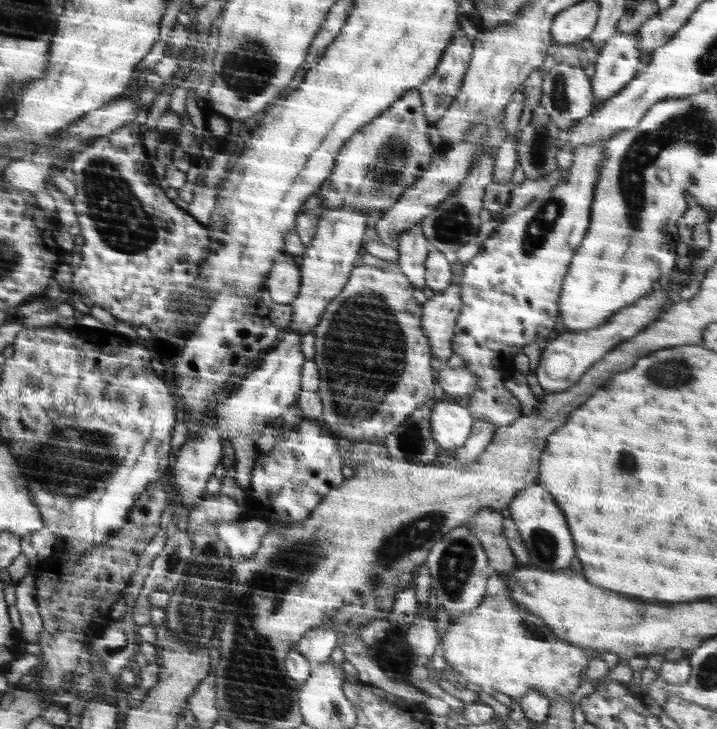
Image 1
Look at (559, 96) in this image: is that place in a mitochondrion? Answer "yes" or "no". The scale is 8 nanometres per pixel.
yes

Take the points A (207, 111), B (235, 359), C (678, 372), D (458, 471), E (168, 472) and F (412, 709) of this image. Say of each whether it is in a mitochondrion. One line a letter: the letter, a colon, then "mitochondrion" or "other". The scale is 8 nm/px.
A: other
B: other
C: mitochondrion
D: other
E: other
F: other

